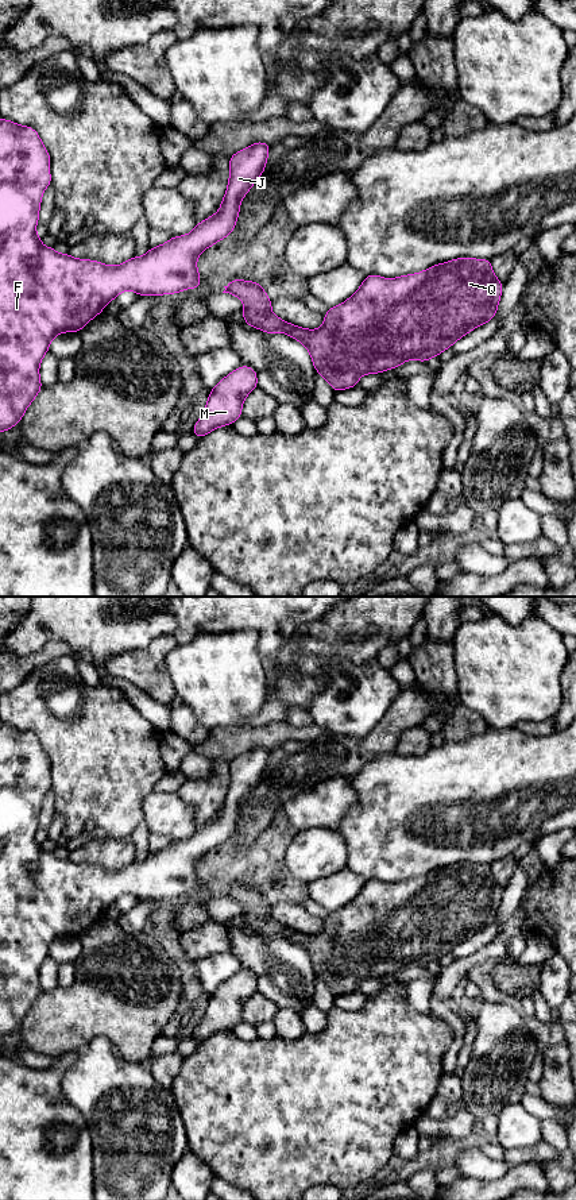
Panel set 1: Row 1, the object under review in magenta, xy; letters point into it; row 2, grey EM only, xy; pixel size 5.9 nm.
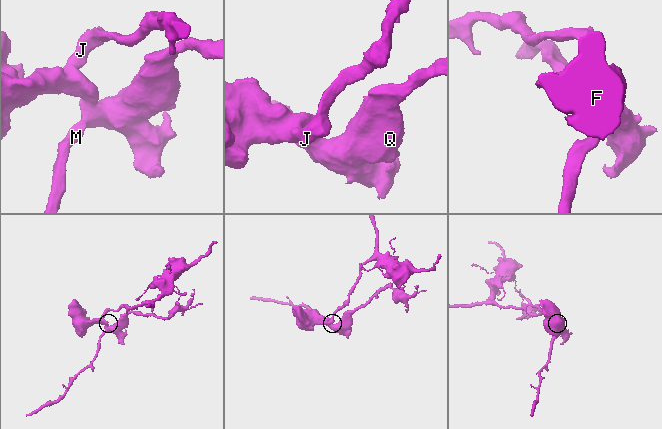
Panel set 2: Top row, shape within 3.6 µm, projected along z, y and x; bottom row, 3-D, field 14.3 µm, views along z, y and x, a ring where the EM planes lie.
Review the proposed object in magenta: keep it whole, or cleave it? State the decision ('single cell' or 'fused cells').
fused cells

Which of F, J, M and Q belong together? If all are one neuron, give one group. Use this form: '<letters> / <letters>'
F J / M Q

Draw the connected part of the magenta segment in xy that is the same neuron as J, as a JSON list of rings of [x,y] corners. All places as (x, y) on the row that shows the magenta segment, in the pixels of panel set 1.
[[[0,117],[0,433],[18,425],[42,390],[39,364],[50,348],[50,342],[62,332],[80,332],[104,306],[123,290],[138,296],[177,294],[185,289],[197,289],[201,275],[197,273],[197,258],[208,247],[231,235],[240,212],[240,201],[266,169],[270,144],[255,142],[229,158],[229,181],[219,212],[183,236],[173,236],[158,247],[151,247],[143,256],[134,256],[117,266],[98,261],[77,259],[45,247],[35,232],[39,221],[42,194],[51,184],[50,154],[39,134],[28,127]]]

